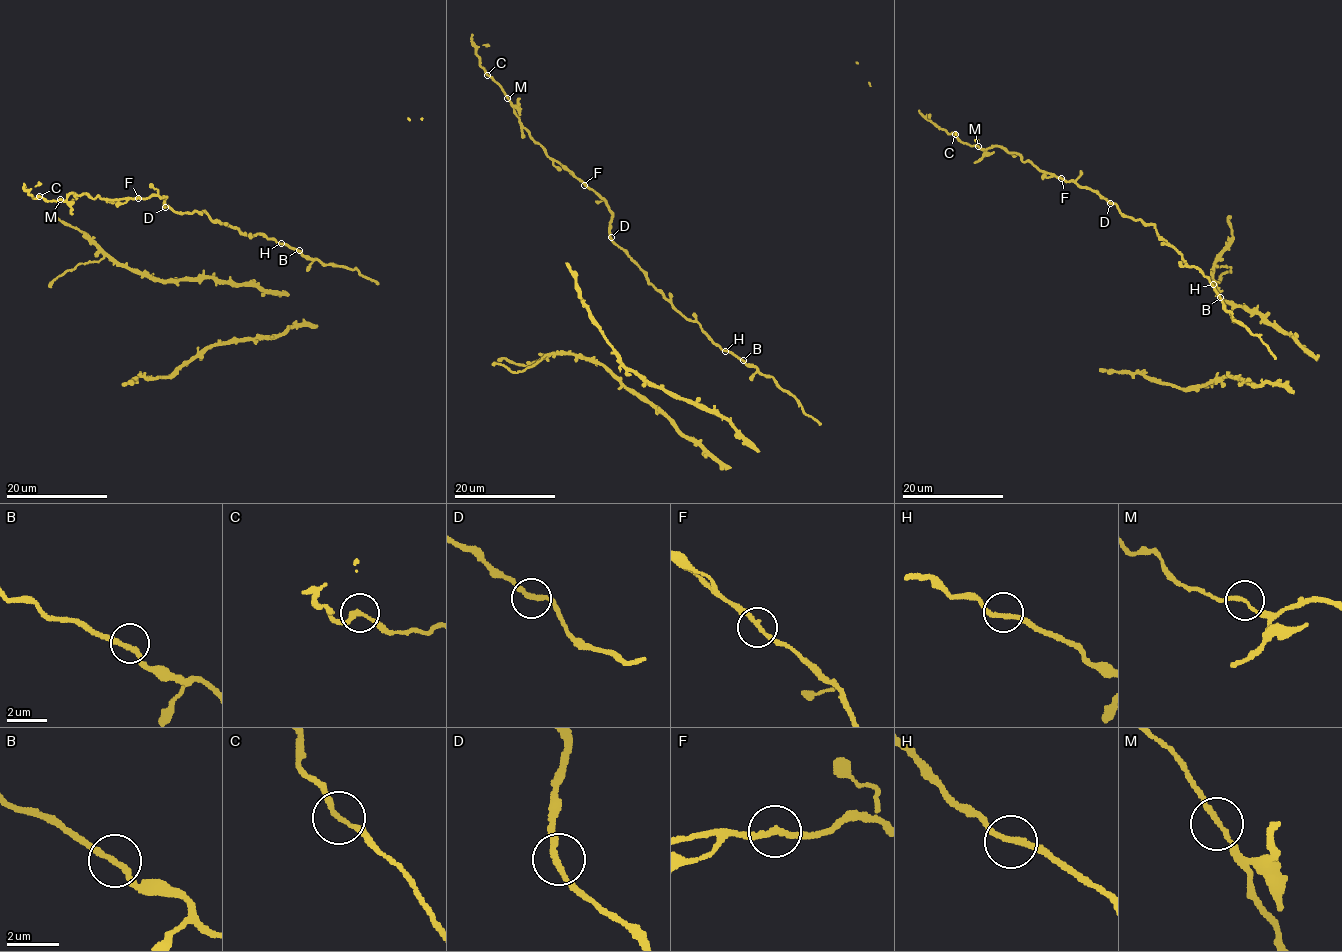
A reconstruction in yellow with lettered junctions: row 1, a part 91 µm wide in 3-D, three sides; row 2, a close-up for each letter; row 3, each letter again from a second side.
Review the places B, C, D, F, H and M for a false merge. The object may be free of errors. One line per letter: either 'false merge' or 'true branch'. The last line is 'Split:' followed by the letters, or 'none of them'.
B: true branch
C: true branch
D: true branch
F: true branch
H: true branch
M: true branch
Split: none of them

